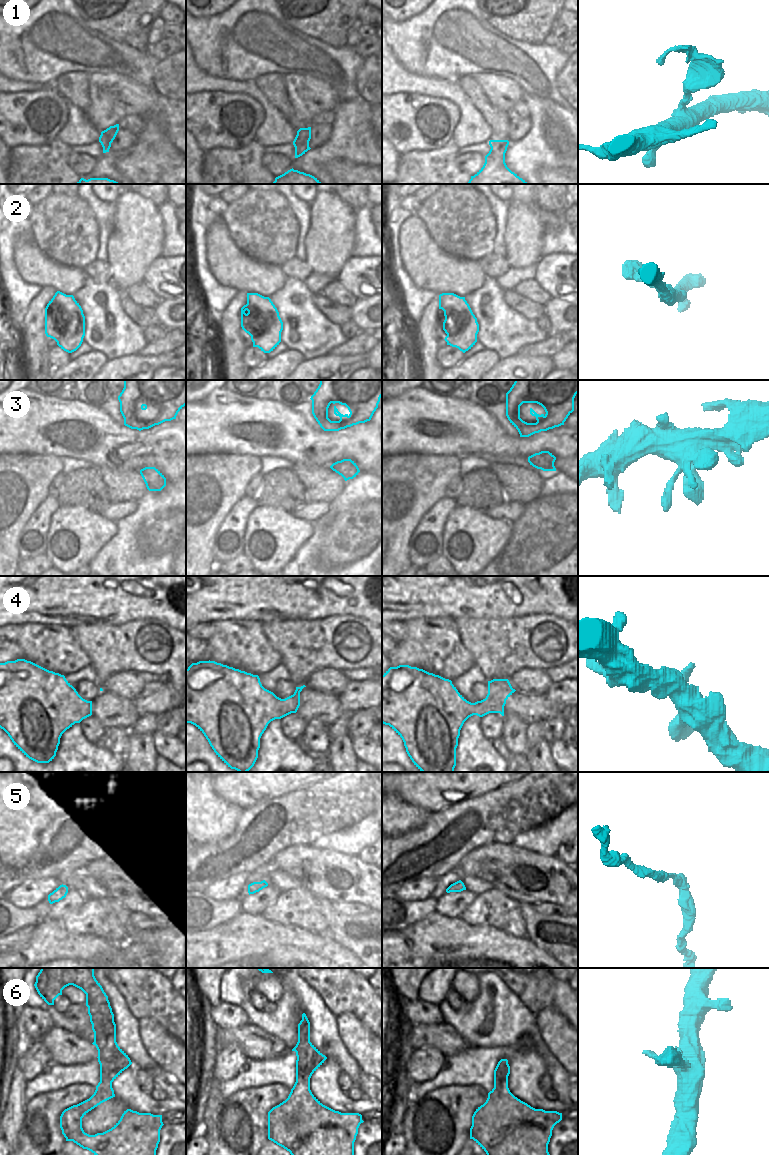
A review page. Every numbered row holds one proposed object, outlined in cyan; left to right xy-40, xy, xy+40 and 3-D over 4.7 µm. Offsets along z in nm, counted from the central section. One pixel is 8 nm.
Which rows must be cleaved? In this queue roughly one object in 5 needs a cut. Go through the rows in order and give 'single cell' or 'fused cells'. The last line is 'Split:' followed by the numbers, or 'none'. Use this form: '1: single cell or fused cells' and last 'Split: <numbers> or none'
1: single cell
2: single cell
3: single cell
4: single cell
5: single cell
6: single cell
Split: none

